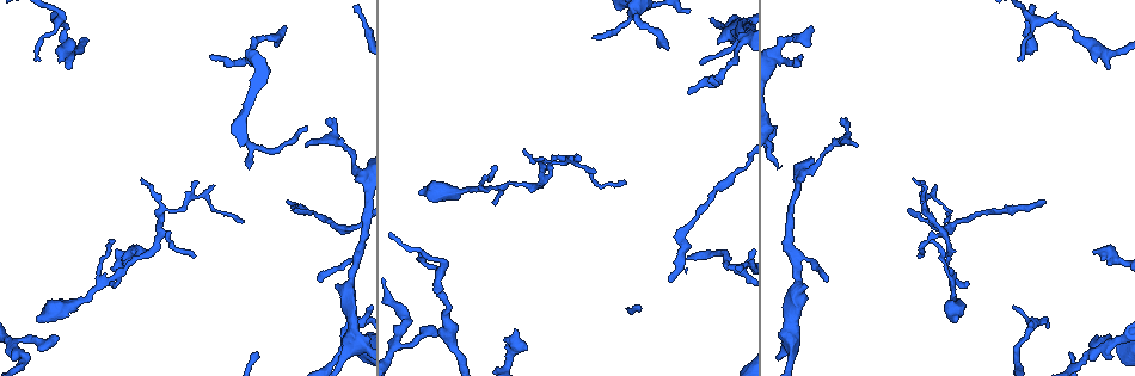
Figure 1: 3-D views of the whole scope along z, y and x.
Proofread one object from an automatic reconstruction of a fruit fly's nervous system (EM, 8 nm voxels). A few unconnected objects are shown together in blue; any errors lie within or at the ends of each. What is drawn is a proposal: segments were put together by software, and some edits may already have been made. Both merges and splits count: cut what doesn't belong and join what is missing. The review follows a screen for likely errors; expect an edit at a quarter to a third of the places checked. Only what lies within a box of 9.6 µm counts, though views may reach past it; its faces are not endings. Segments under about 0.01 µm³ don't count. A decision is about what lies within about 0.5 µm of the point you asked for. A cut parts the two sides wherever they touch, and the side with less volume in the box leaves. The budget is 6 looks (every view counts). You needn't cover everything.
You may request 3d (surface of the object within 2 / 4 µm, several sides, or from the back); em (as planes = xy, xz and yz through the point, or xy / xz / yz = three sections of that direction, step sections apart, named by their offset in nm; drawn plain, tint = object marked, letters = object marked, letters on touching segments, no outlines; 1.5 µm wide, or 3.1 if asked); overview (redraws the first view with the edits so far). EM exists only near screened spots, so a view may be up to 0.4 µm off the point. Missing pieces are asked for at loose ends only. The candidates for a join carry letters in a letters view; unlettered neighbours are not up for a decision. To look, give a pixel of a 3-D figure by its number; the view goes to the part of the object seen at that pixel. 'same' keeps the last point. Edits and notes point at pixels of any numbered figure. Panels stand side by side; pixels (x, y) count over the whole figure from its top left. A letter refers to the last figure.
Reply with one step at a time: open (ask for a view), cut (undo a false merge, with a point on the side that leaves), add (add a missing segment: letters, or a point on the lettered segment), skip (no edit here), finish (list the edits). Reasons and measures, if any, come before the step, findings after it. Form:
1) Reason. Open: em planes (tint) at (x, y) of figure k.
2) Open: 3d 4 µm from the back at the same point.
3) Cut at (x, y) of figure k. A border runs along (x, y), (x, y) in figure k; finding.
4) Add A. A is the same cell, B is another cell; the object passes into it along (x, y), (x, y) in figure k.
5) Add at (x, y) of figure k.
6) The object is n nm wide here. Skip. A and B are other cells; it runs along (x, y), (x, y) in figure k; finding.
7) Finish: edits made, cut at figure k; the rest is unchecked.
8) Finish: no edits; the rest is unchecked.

Sudden change in width. Open: 3d 4 µm at (344, 331) of figure 1.

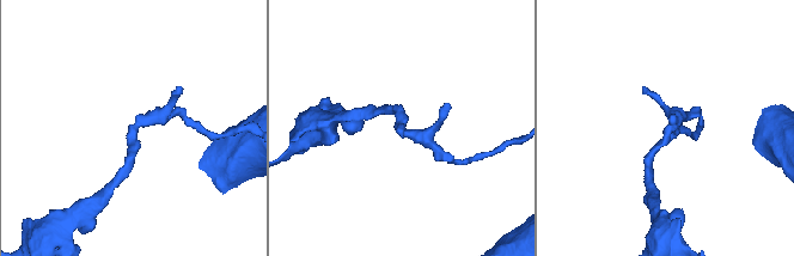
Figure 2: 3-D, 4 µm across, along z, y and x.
Open: em planes (letters) at (134, 128) of figure 2.

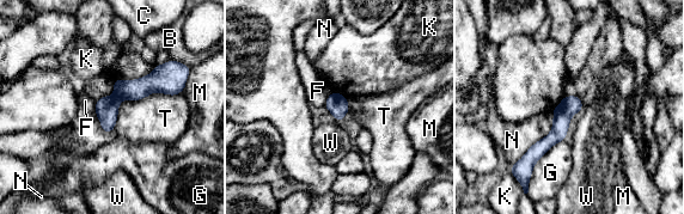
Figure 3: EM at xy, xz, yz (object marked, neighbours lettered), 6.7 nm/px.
Cut at (107, 108) of figure 3. B, C, F, G, K, M, N, T and W are other cells; a border runs along (113, 95), (120, 101) in figure 3; a second neuron is stuck on.

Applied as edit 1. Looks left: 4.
See it whole again. Open: overview.

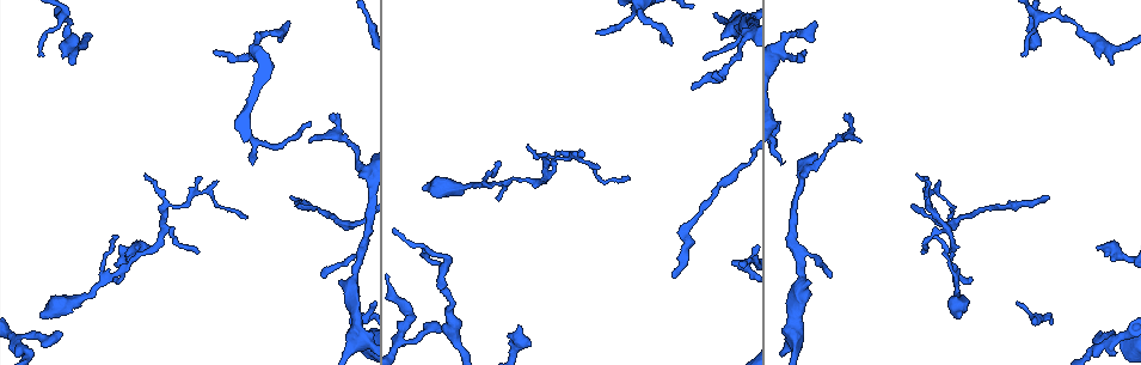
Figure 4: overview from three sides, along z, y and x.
Free end. Open: em xy step 8 (tint) at (925, 177) of figure 4.

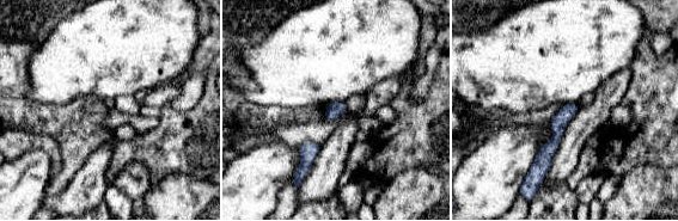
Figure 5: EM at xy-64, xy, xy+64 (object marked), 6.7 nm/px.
Open: em planes (letters) at the same point.

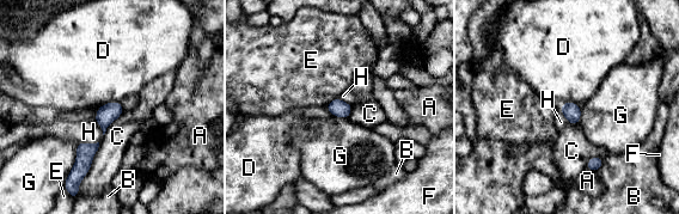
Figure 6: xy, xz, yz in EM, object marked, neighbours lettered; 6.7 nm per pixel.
Skip. A, B, C, D, E, F, G and H are other cells; a border runs along (120, 101), (103, 103), (99, 106) in figure 6; no lettered segment goes on from it.

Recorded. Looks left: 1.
Finish: edits made, cut at figure 3; the rest is unchecked.

